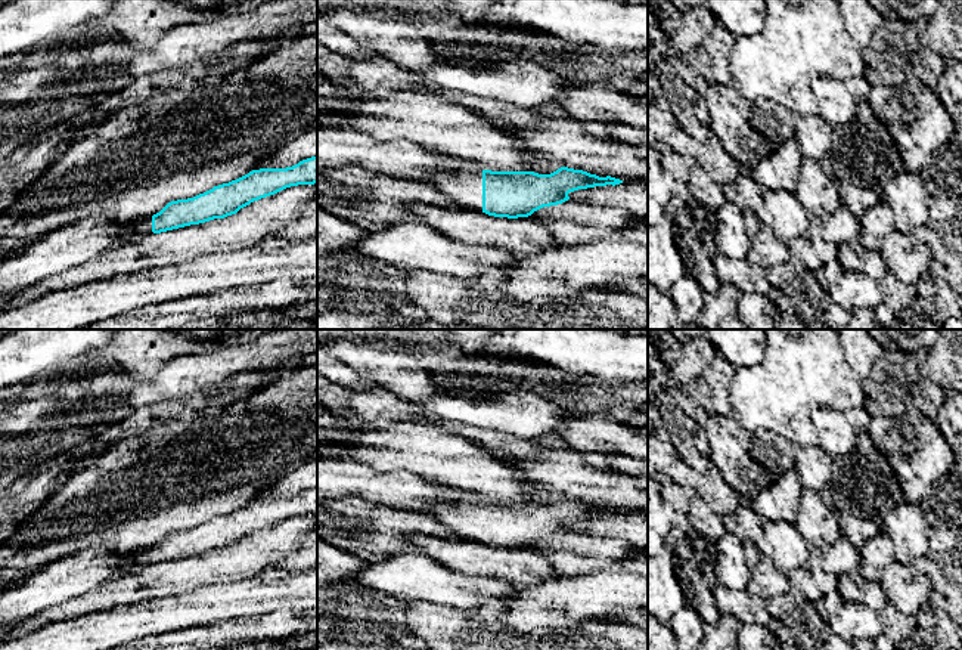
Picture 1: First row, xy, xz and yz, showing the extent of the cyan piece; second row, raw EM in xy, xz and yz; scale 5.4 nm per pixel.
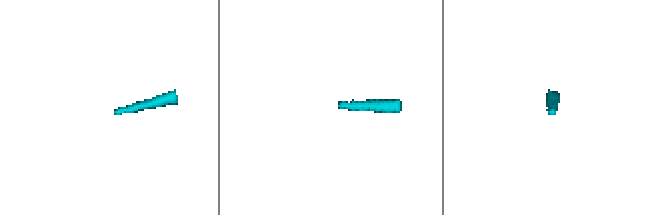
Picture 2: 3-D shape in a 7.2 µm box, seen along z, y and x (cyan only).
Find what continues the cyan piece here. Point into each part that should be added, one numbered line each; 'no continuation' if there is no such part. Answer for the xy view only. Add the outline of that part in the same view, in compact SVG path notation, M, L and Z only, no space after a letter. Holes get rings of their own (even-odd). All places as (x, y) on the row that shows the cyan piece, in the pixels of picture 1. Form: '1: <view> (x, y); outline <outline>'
1: xy (142, 226); outline M152 216L140 217L128 222L128 235L130 236L146 236L152 232Z

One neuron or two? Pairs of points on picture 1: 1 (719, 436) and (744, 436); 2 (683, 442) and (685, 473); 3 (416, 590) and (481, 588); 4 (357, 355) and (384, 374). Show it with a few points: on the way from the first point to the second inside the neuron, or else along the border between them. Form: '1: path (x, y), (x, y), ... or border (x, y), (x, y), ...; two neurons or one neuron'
1: path (725, 436), (738, 436); one neuron
2: border (680, 460), (698, 470), (707, 470), (711, 466); two neurons
3: path (433, 588), (465, 588); one neuron
4: path (363, 359), (371, 361), (378, 368); one neuron

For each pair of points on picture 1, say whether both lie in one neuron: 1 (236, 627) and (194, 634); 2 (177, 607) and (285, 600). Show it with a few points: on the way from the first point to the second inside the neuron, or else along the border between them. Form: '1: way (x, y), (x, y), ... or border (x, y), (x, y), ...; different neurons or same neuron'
1: way (226, 634), (204, 634); same neuron
2: way (204, 604), (227, 600), (258, 600); same neuron

